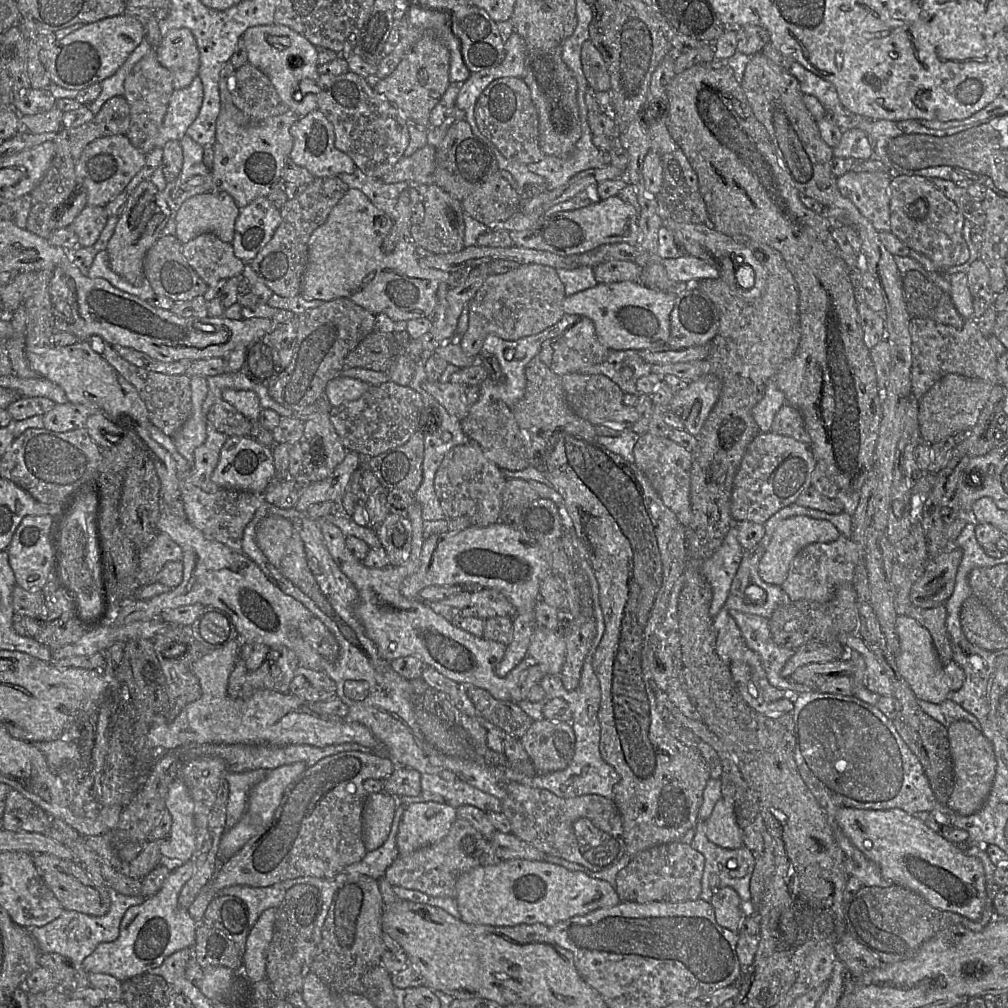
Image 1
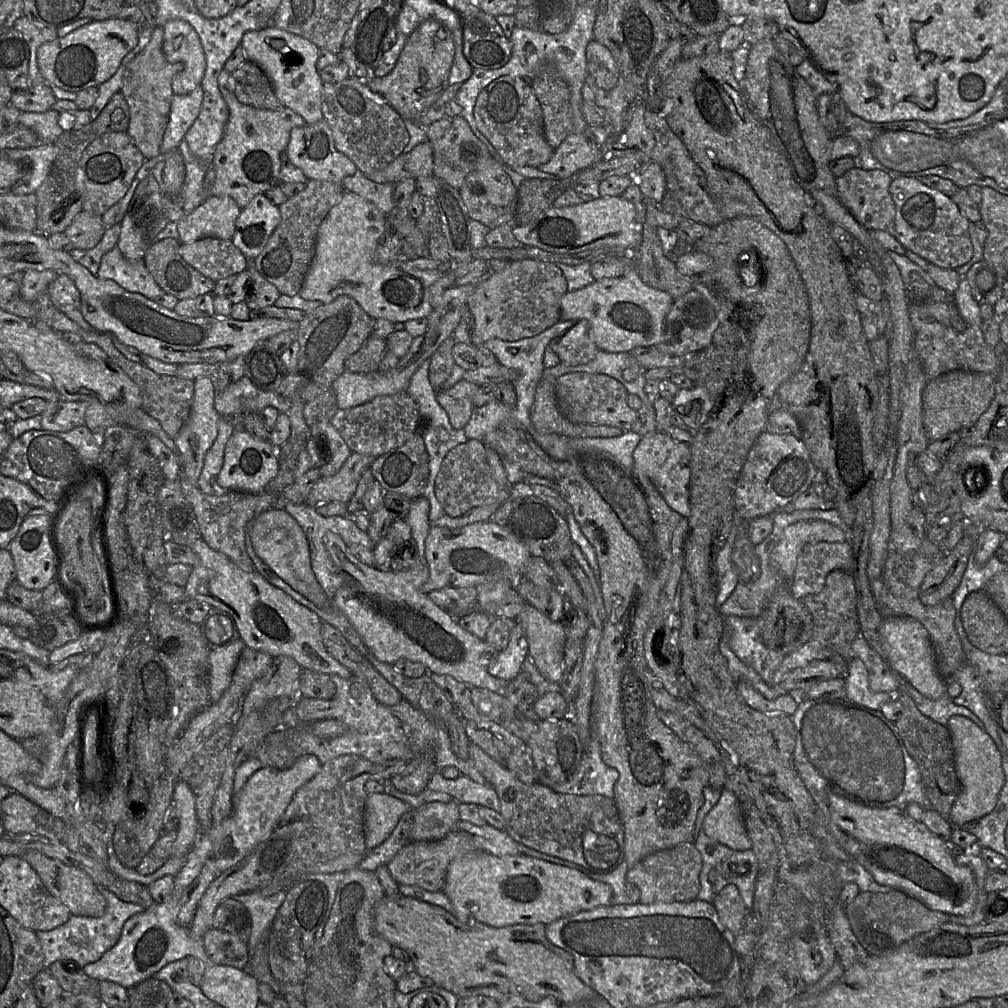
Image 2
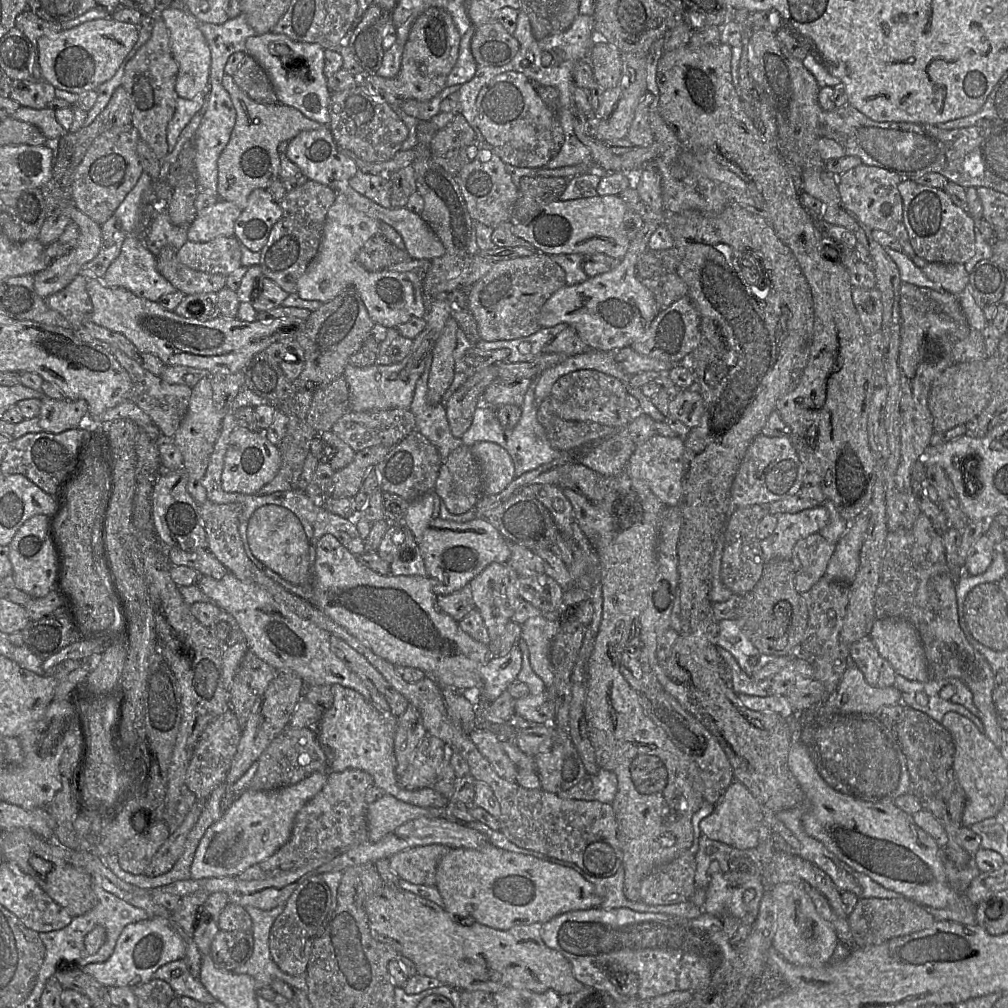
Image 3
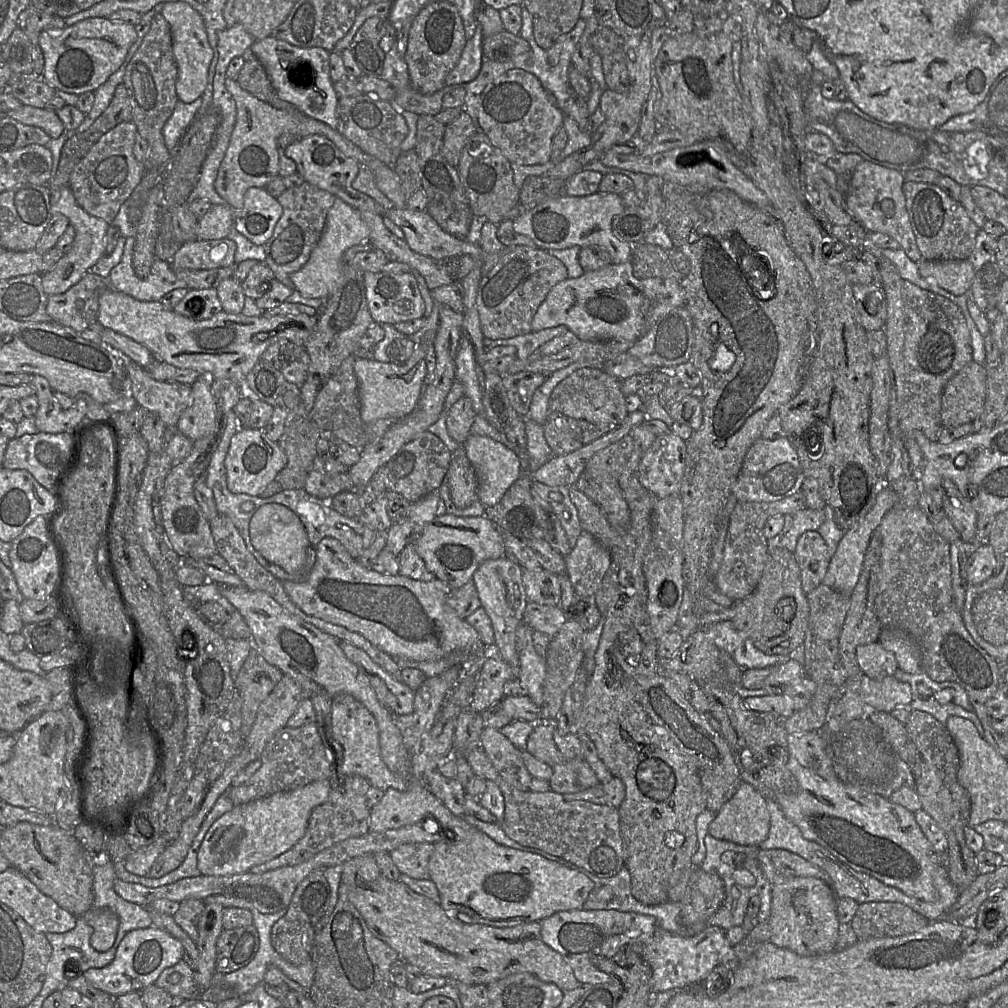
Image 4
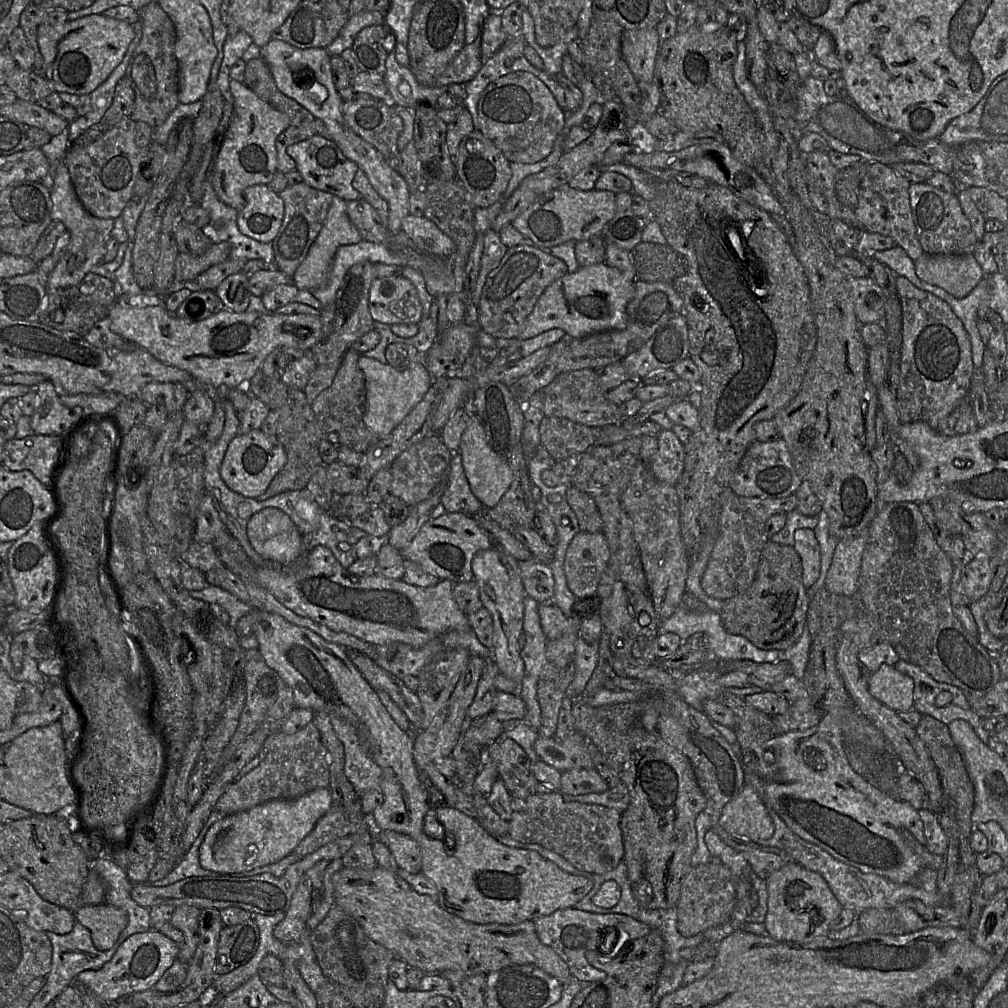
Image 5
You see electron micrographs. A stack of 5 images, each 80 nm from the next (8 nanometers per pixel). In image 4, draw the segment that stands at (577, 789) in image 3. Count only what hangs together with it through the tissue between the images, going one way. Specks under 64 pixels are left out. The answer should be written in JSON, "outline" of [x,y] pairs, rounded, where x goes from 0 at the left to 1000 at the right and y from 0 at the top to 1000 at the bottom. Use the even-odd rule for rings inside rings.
{"outline":[[[608,771],[602,777],[595,776],[575,786],[559,788],[559,793],[562,795],[578,794],[613,803],[620,793],[620,779],[614,772]]]}

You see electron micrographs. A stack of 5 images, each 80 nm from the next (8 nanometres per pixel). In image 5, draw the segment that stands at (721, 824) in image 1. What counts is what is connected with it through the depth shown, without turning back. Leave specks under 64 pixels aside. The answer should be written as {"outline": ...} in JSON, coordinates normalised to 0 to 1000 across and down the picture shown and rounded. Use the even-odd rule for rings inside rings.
{"outline":[[[742,777],[729,793],[718,800],[713,818],[726,829],[748,836],[761,833],[768,826],[762,801],[754,785]]]}

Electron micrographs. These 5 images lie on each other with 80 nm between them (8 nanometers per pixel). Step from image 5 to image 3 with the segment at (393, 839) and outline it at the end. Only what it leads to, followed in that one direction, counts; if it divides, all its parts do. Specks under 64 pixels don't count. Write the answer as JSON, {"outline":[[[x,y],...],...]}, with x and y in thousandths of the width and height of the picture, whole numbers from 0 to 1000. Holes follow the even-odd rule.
{"outline":[[[437,837],[408,840],[388,849],[387,861],[397,872],[409,877],[432,879],[435,856],[445,843]]]}

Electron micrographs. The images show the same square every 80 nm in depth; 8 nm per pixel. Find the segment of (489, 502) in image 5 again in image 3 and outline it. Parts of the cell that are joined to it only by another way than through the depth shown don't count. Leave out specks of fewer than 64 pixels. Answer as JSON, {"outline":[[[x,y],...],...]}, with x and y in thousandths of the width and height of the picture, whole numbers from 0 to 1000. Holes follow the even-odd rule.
{"outline":[[[479,438],[466,444],[477,463],[480,491],[496,489],[512,474],[507,452],[494,440]]]}

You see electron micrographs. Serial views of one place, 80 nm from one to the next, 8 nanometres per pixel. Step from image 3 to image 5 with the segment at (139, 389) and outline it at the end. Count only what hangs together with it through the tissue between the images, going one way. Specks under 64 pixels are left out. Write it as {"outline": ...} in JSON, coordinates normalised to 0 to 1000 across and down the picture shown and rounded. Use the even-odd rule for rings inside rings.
{"outline":[[[150,379],[141,384],[134,394],[142,398],[146,403],[163,401],[169,412],[181,408],[187,393],[188,388],[184,381]]]}

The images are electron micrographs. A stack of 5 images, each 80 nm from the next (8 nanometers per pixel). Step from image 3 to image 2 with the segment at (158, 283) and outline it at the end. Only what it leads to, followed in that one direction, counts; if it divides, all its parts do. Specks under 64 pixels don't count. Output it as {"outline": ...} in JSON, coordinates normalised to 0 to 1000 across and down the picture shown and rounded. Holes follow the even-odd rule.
{"outline":[[[116,244],[101,255],[95,274],[99,277],[112,278],[127,290],[141,292],[150,298],[154,298],[165,292],[146,268],[143,257],[127,258]]]}

